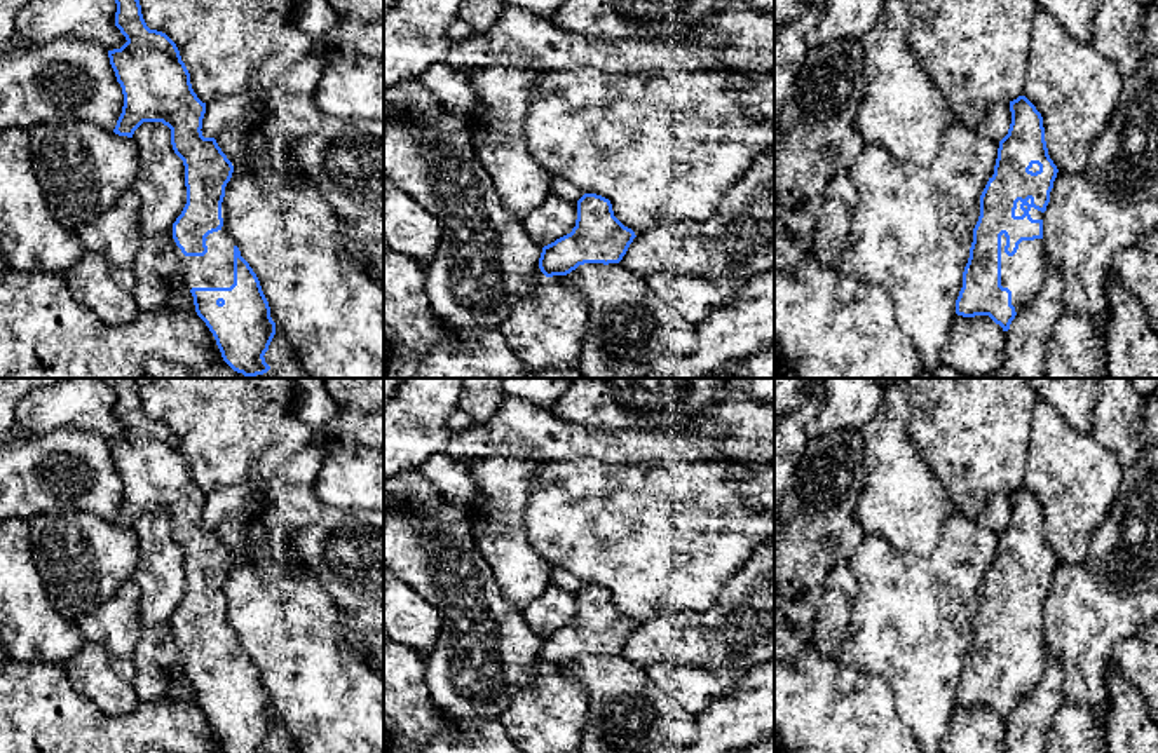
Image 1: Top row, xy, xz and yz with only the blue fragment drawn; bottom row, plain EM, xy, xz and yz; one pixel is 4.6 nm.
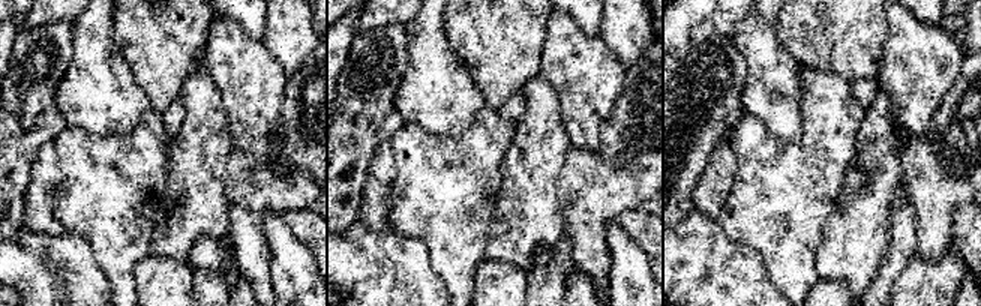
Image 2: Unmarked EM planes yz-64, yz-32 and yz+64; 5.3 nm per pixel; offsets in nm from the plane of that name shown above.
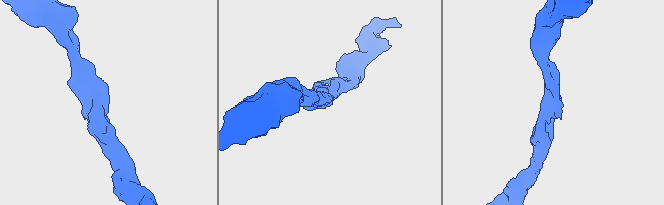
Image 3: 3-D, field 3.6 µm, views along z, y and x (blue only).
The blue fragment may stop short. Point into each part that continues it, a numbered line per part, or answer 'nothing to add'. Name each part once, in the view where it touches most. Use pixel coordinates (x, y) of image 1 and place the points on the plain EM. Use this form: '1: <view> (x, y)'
1: yz (1022, 664)

